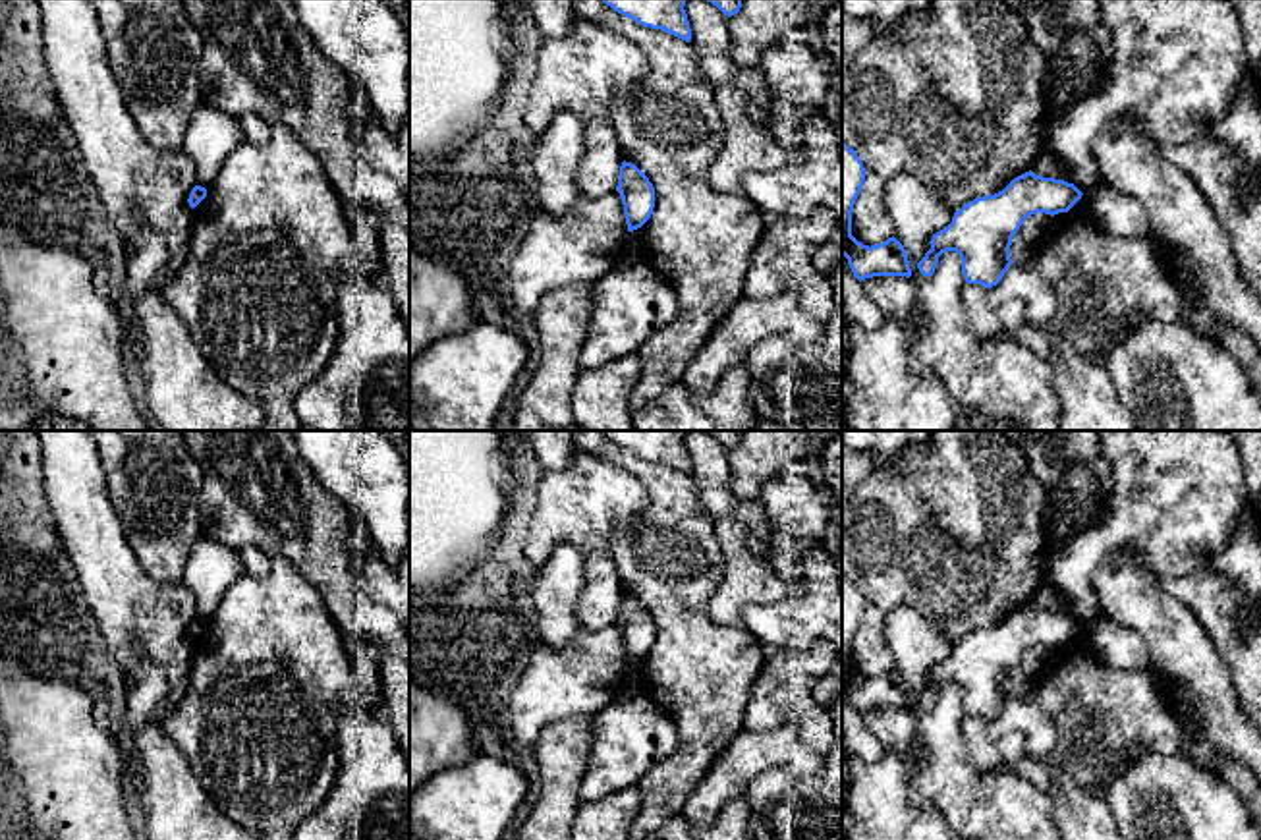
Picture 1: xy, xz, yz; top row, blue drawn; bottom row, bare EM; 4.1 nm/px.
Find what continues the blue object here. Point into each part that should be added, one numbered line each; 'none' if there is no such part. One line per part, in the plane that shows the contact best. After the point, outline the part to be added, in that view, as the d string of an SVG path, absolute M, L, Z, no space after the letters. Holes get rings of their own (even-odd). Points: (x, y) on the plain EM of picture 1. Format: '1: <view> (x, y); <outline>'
none

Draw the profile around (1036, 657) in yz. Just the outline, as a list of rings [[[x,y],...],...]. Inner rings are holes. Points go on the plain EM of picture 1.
[[[1037,645],[1023,653],[1020,662],[1012,670],[1010,678],[1010,691],[1012,695],[1022,695],[1027,687],[1027,684],[1033,680],[1033,676],[1039,672],[1039,668],[1049,660],[1051,647]]]

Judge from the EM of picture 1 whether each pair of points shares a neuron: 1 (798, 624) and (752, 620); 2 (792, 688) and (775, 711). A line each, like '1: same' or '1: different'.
1: same
2: same

